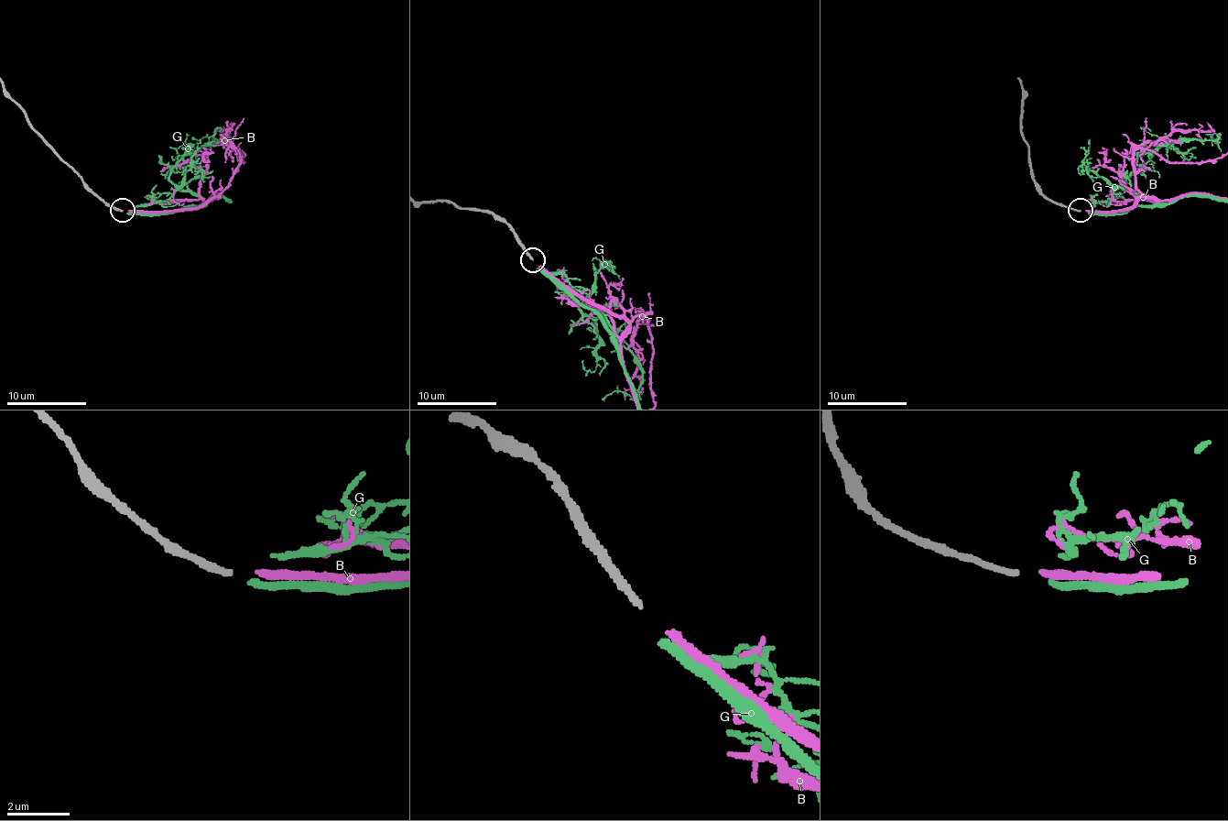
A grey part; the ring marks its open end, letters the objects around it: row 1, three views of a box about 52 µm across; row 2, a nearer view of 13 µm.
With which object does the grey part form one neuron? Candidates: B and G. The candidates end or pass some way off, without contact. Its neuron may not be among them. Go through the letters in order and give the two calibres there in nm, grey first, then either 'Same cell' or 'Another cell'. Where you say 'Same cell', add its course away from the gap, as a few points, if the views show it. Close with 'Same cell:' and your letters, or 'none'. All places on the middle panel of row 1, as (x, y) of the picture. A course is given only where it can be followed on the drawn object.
B: Thickness 170 nm (grey) against 240 nm. Another cell
G: Thickness 170 nm (grey) against 240 nm. Another cell
Same cell: none

